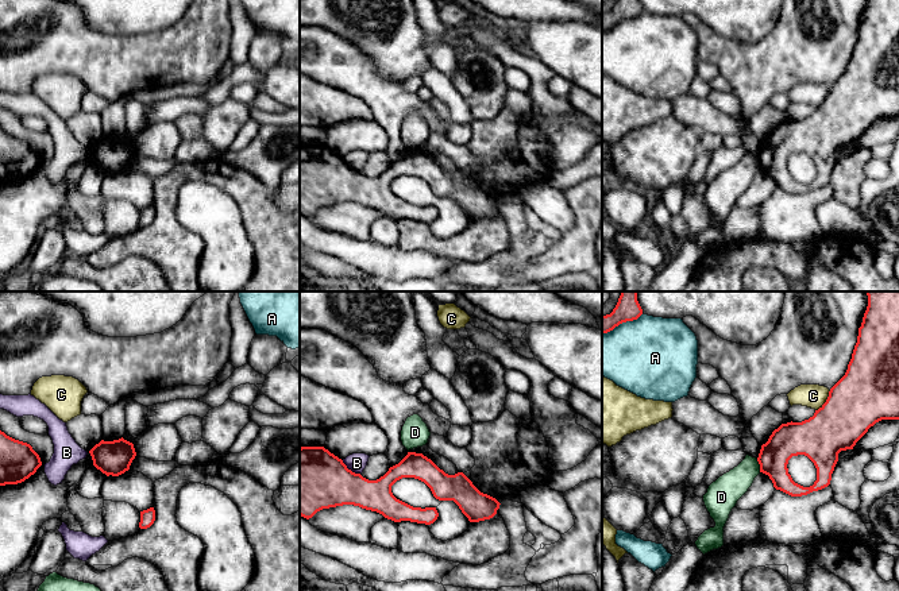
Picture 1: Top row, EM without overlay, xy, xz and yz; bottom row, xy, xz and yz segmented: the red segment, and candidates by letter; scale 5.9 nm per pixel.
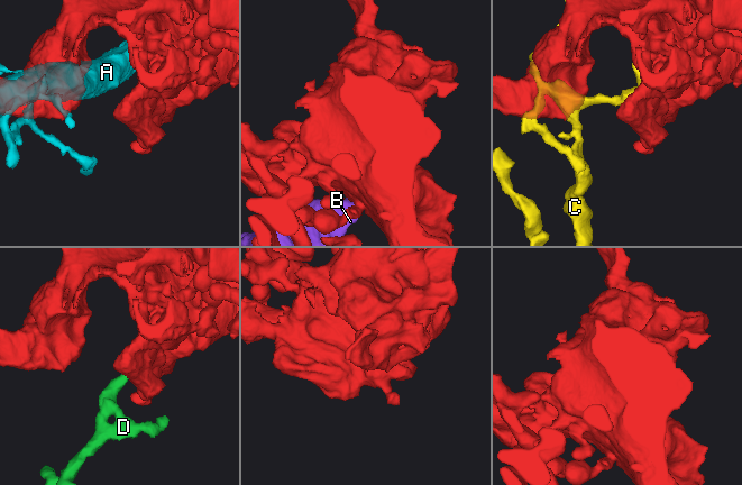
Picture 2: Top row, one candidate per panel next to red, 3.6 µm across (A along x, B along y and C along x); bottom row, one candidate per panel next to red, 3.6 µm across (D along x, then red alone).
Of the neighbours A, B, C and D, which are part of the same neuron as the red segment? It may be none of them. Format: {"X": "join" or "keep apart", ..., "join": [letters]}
{"A": "keep apart", "B": "keep apart", "C": "keep apart", "D": "keep apart", "join": []}

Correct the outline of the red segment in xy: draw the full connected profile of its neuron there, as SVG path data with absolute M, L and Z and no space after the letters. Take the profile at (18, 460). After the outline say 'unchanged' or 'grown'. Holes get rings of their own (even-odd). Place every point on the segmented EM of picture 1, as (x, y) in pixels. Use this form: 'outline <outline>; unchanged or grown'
outline M0 430L0 486L22 483L40 466L40 457L30 444Z; unchanged

